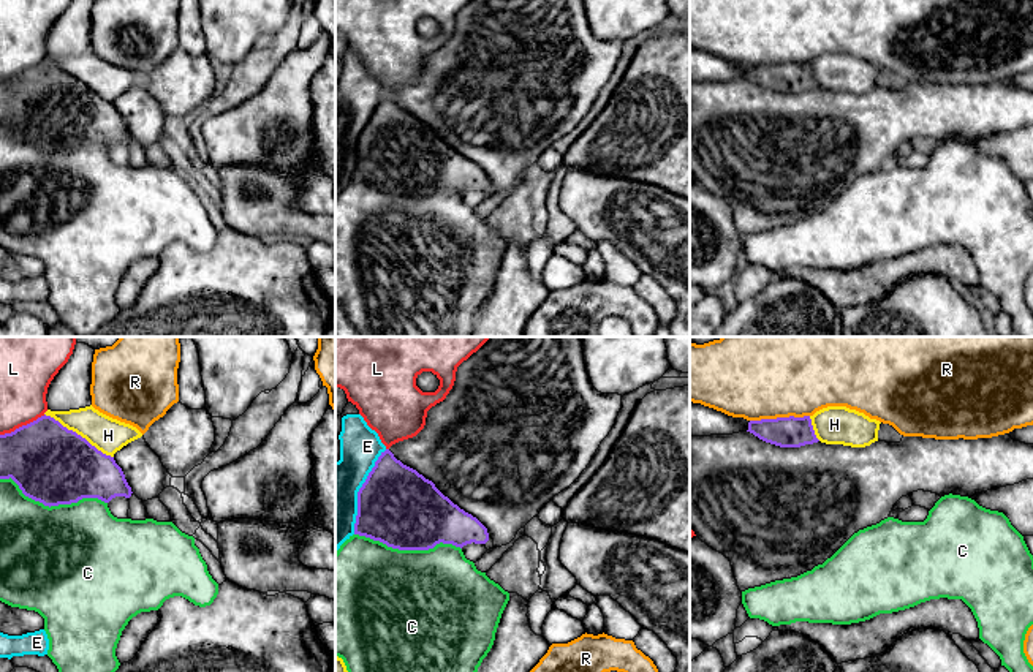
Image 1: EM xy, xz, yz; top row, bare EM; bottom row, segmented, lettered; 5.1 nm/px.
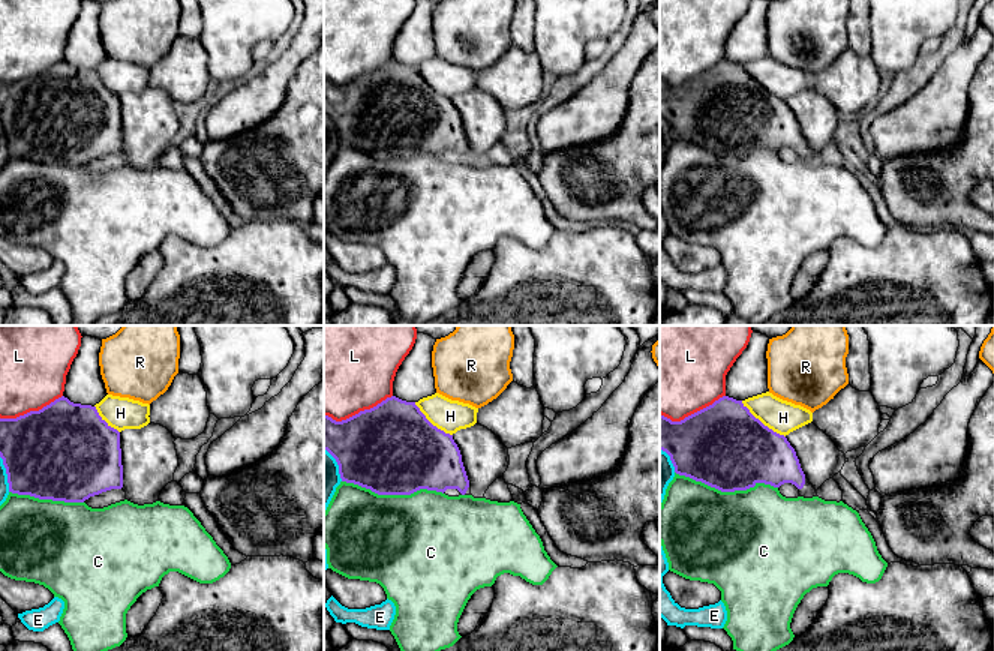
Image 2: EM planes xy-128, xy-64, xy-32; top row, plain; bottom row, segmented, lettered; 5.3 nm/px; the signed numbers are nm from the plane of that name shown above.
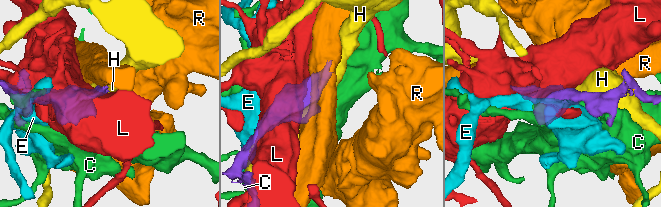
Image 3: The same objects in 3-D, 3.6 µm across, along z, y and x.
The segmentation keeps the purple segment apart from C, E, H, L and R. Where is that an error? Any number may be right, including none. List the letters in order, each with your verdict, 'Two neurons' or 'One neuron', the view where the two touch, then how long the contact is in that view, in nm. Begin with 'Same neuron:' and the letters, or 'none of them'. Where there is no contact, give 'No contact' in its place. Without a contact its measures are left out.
Same neuron: none of them
C: Two neurons. Touches purple in xy. Shared border 550 nm
E: Two neurons. Touches purple in xz. Shared border 460 nm
H: Two neurons. Touches purple in xy. Shared border 420 nm
L: Two neurons. Touches purple in xy. Shared border 260 nm
R: Two neurons. Touches purple in yz. Shared border 300 nm

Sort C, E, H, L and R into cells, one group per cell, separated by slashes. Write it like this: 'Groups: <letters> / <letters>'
Groups: C / E / H / L / R

